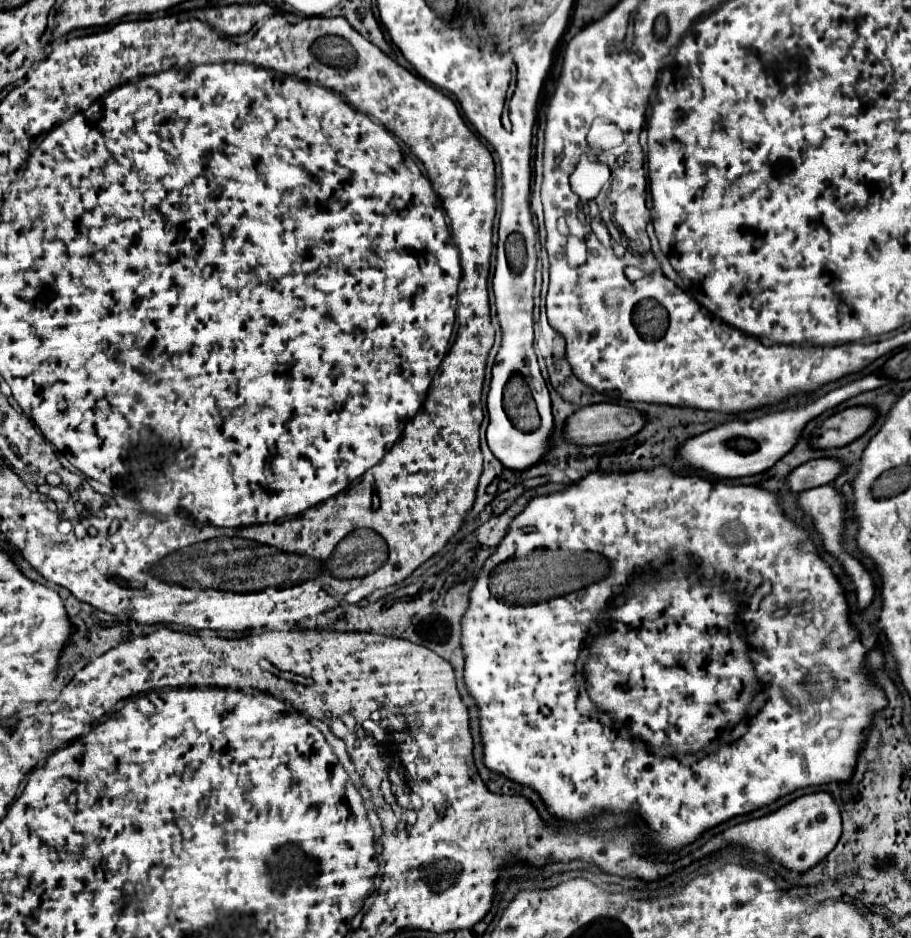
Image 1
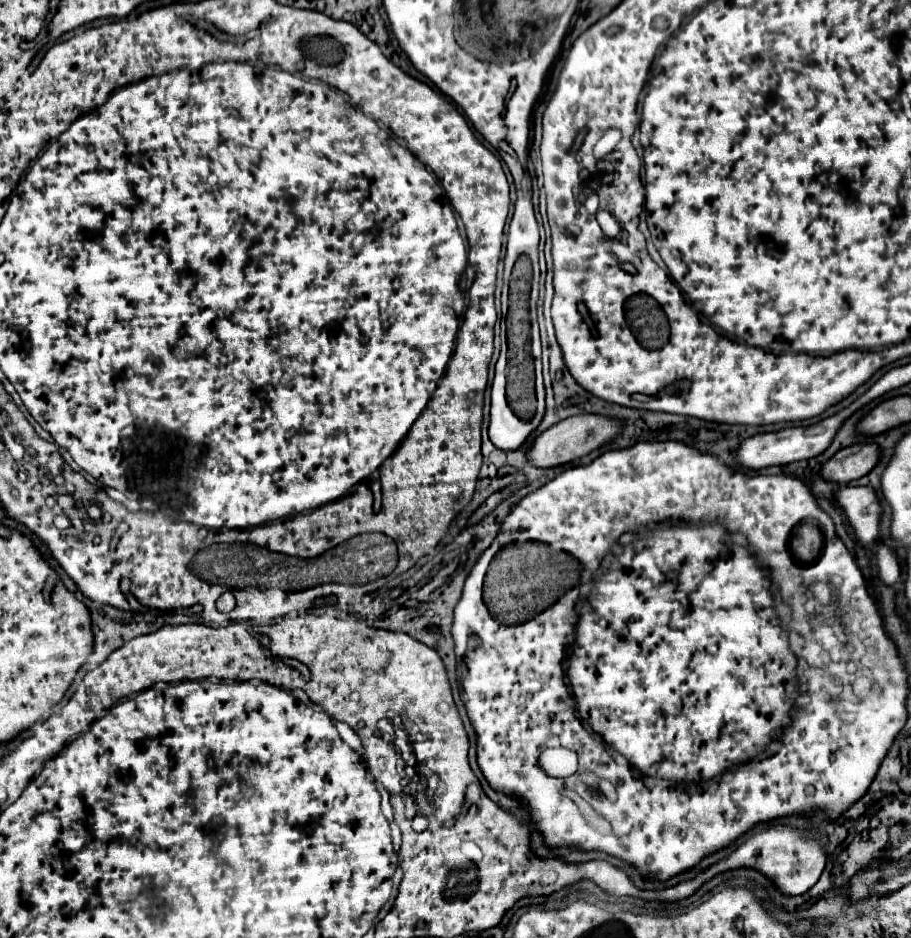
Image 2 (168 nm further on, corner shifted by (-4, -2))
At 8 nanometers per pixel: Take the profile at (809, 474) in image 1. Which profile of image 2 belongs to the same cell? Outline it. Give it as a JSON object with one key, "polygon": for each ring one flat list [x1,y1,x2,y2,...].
{"polygon":[[853,444,849,448,839,450,831,460,827,460,819,474,825,482,831,484,849,484,865,476,879,458,879,450,875,444]]}

